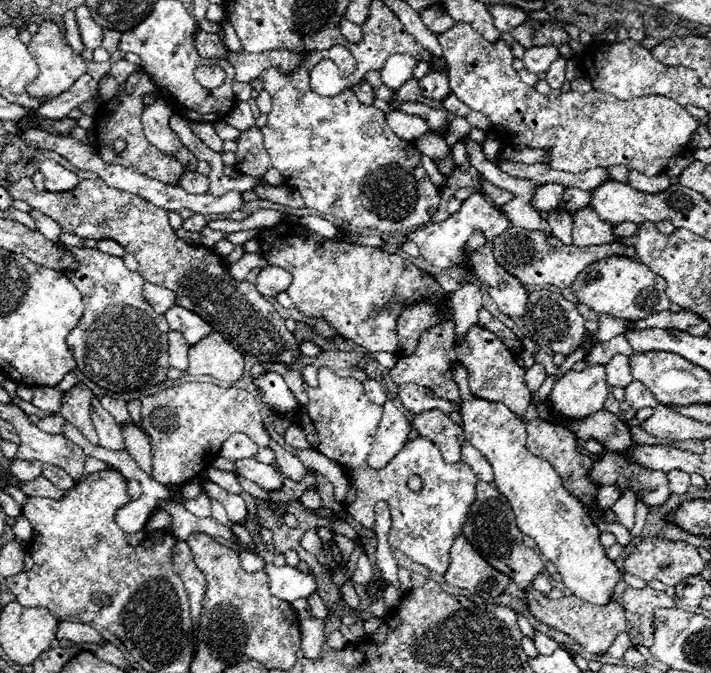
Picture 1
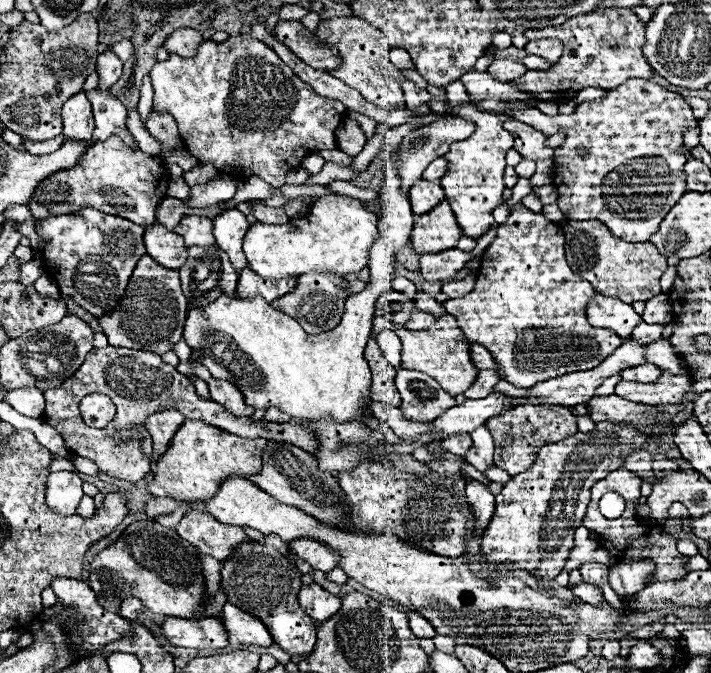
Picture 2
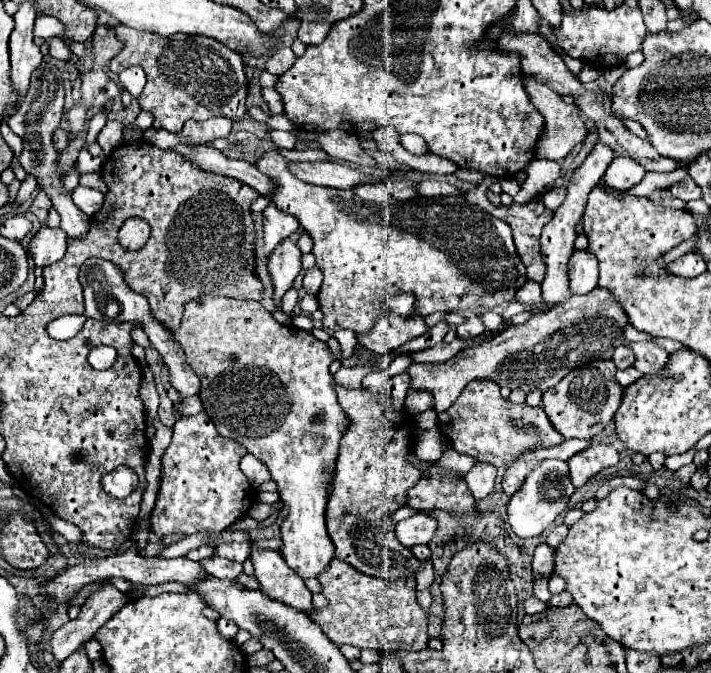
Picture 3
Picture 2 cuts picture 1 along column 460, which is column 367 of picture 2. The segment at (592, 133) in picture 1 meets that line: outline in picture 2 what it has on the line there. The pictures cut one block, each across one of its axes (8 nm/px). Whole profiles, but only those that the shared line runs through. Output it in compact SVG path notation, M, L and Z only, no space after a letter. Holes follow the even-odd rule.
M336 18L336 20L322 20L314 34L318 40L336 48L338 54L342 56L342 64L328 74L342 80L350 88L356 88L368 102L388 112L404 108L404 92L400 84L408 78L402 76L402 72L394 68L394 64L390 62L388 58L390 46L378 28L372 28L372 24L360 18Z

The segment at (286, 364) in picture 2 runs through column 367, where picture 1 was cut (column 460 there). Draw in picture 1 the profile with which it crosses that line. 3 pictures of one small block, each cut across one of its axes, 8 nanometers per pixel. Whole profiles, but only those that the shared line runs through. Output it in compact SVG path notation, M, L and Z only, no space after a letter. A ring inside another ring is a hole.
M462 284L456 292L450 294L450 312L452 322L456 324L454 336L458 342L478 322L480 310L482 310L482 294L476 284ZM456 362L452 366L452 378L460 388L460 414L462 414L462 428L464 428L466 440L470 440L478 452L484 452L484 458L490 462L492 472L494 472L494 484L510 502L510 506L516 514L518 530L536 540L542 556L556 566L556 570L562 576L562 582L570 590L570 594L578 596L586 602L598 604L598 606L608 604L614 598L614 588L622 580L622 574L620 574L620 568L616 566L616 562L606 556L606 548L600 544L600 530L586 514L586 508L582 506L582 502L564 488L562 478L550 466L550 462L528 452L524 422L510 408L506 408L502 402L490 402L490 400L472 396L470 388L468 388L466 368L460 362Z

